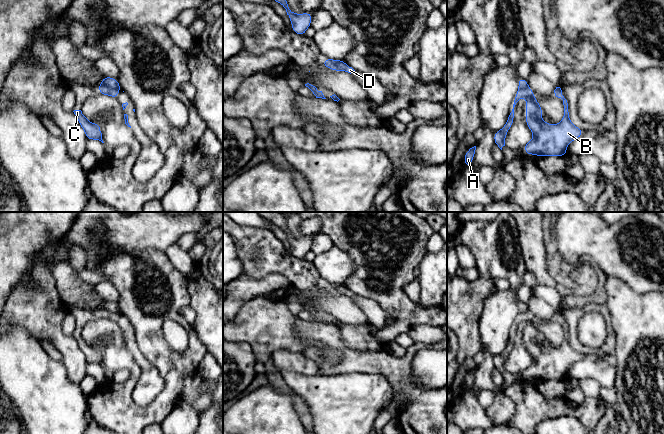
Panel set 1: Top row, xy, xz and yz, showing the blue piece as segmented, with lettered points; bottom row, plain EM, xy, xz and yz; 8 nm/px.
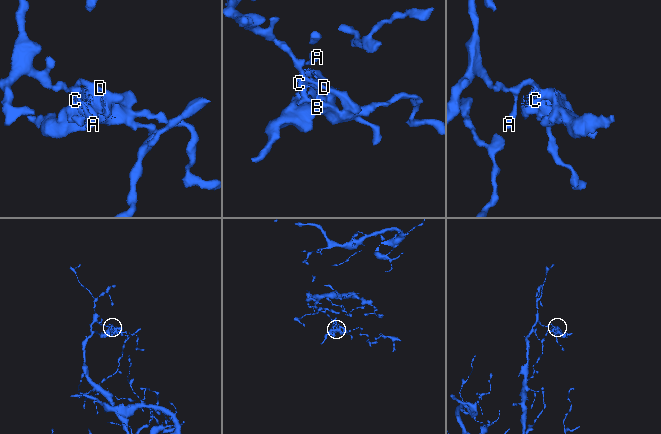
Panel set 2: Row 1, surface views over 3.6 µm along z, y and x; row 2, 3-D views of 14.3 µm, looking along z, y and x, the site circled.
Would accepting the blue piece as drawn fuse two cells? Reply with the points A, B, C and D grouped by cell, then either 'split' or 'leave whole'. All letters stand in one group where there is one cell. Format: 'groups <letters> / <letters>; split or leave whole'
groups A D / B C; split

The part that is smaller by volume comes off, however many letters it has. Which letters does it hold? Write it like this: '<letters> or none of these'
B, C

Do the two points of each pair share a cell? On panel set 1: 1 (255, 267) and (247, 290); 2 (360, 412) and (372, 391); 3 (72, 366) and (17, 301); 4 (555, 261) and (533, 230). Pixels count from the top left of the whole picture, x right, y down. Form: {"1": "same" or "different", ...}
{"1": "different", "2": "same", "3": "same", "4": "different"}

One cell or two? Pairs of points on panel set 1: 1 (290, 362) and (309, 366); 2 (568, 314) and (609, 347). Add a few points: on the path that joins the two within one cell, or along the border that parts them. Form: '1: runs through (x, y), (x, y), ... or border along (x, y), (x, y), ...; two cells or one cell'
1: runs through (295, 362), (304, 365); one cell
2: runs through (585, 309), (600, 309), (608, 319), (610, 330); one cell

